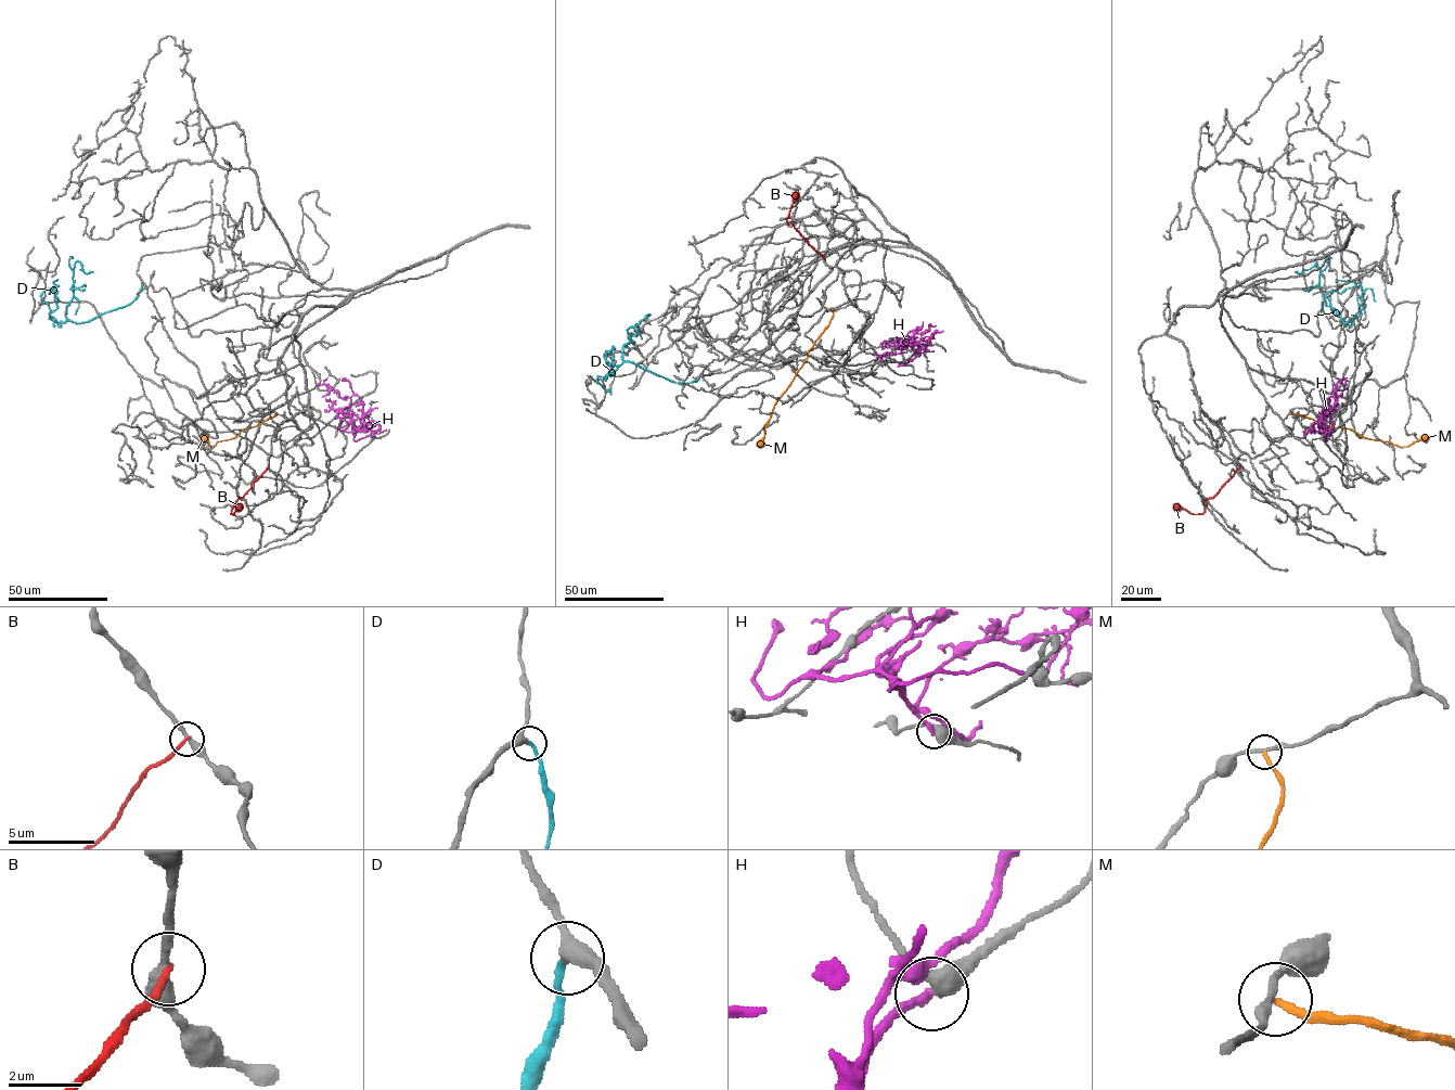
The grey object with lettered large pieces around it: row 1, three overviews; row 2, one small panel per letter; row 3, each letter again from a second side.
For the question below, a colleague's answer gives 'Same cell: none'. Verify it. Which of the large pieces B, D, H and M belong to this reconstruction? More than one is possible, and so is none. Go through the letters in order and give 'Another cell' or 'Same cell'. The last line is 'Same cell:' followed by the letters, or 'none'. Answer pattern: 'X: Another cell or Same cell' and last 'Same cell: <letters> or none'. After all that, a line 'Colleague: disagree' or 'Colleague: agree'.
B: Another cell
D: Same cell
H: Another cell
M: Another cell
Same cell: D
Colleague: disagree

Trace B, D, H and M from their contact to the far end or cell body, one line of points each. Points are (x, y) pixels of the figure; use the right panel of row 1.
B: (1241, 466), (1205, 502), (1202, 513), (1189, 513), (1173, 505)
D: (1360, 283), (1365, 306), (1343, 323), (1330, 307), (1328, 293), (1341, 293), (1355, 283), (1335, 279)
H: (1331, 431), (1323, 425), (1323, 419), (1329, 408), (1329, 397), (1335, 398), (1336, 383), (1342, 377)
M: (1289, 412), (1400, 447), (1428, 437)

